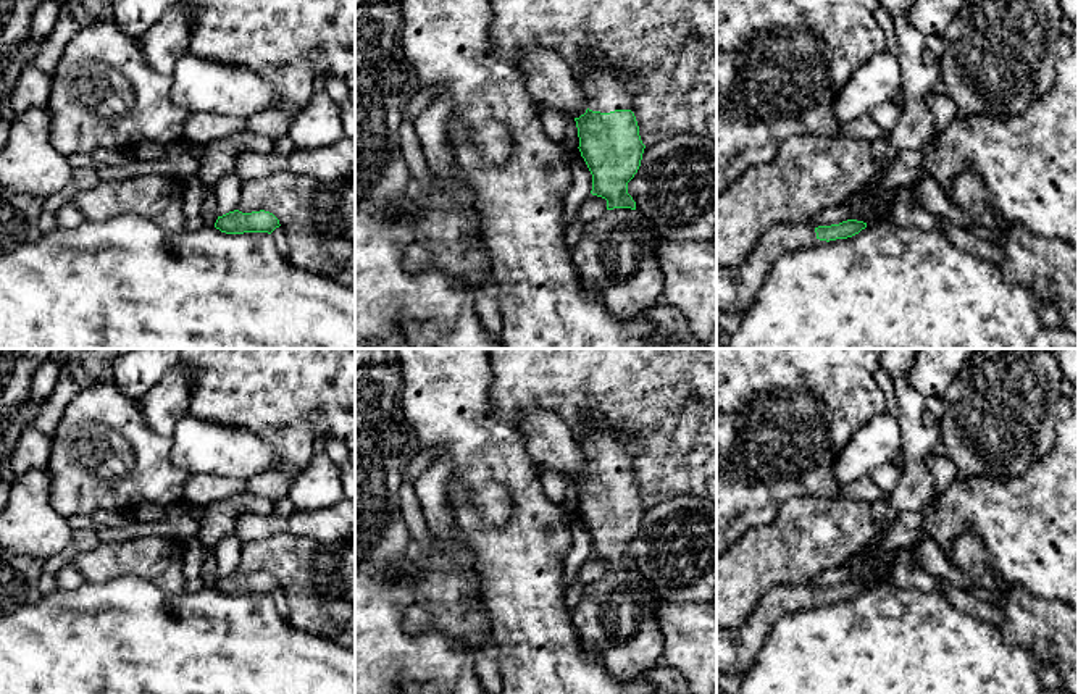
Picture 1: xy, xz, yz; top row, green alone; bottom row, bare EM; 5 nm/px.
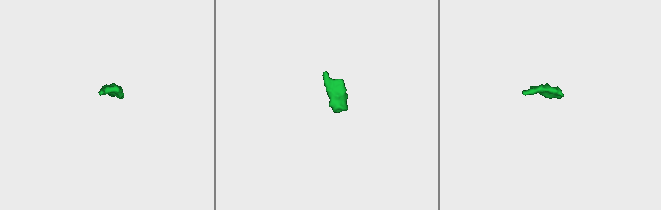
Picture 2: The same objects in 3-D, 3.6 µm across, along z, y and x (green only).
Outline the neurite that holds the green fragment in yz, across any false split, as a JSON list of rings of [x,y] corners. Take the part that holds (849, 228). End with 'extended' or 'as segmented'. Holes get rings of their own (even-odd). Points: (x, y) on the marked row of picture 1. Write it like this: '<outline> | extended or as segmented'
[[[847,219],[839,224],[818,226],[815,228],[815,232],[817,232],[817,239],[829,242],[836,239],[852,237],[865,228],[867,228],[867,223],[863,221]]] | as segmented

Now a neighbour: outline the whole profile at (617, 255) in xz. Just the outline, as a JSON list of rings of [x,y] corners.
[[[631,208],[605,210],[584,224],[571,258],[583,286],[599,294],[613,316],[628,320],[662,300],[665,274],[658,263],[657,237],[658,232]]]

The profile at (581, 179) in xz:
[[[578,157],[571,165],[571,187],[563,199],[562,223],[566,228],[576,216],[583,202],[591,195],[592,174],[583,157]]]

